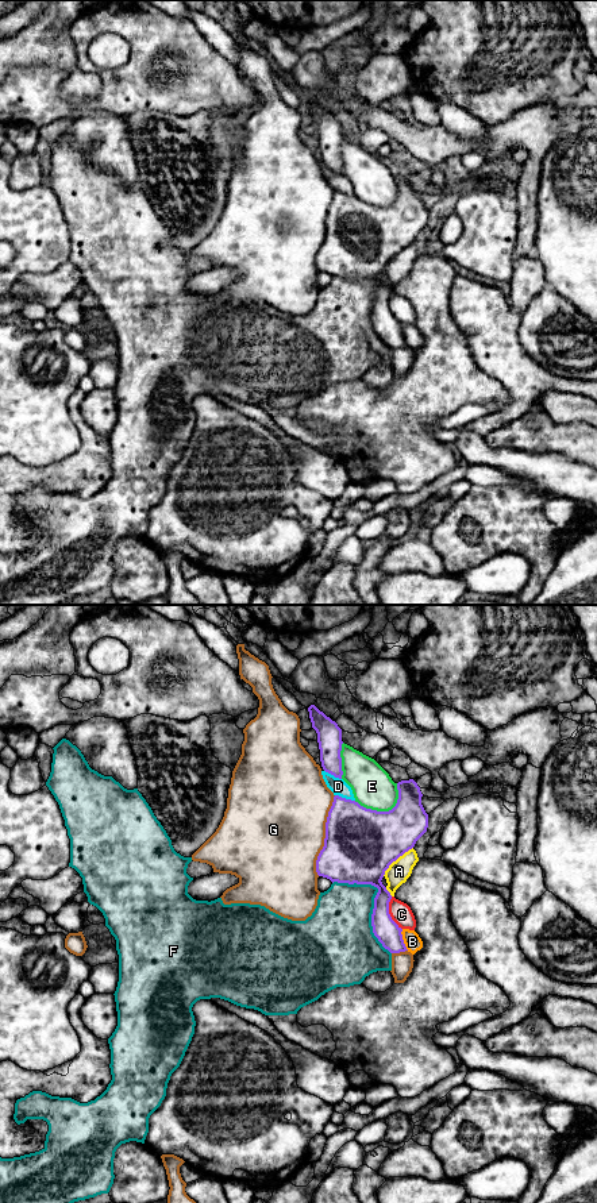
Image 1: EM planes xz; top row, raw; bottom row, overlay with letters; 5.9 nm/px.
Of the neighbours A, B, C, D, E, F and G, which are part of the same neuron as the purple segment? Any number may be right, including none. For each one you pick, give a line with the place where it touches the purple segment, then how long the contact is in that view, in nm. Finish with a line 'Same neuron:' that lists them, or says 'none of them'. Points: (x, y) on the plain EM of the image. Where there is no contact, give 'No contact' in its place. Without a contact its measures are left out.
Same neuron: none of them

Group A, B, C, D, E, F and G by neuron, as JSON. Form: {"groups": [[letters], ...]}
{"groups": [["A"], ["B"], ["C"], ["D"], ["E"], ["F"], ["G"]]}

